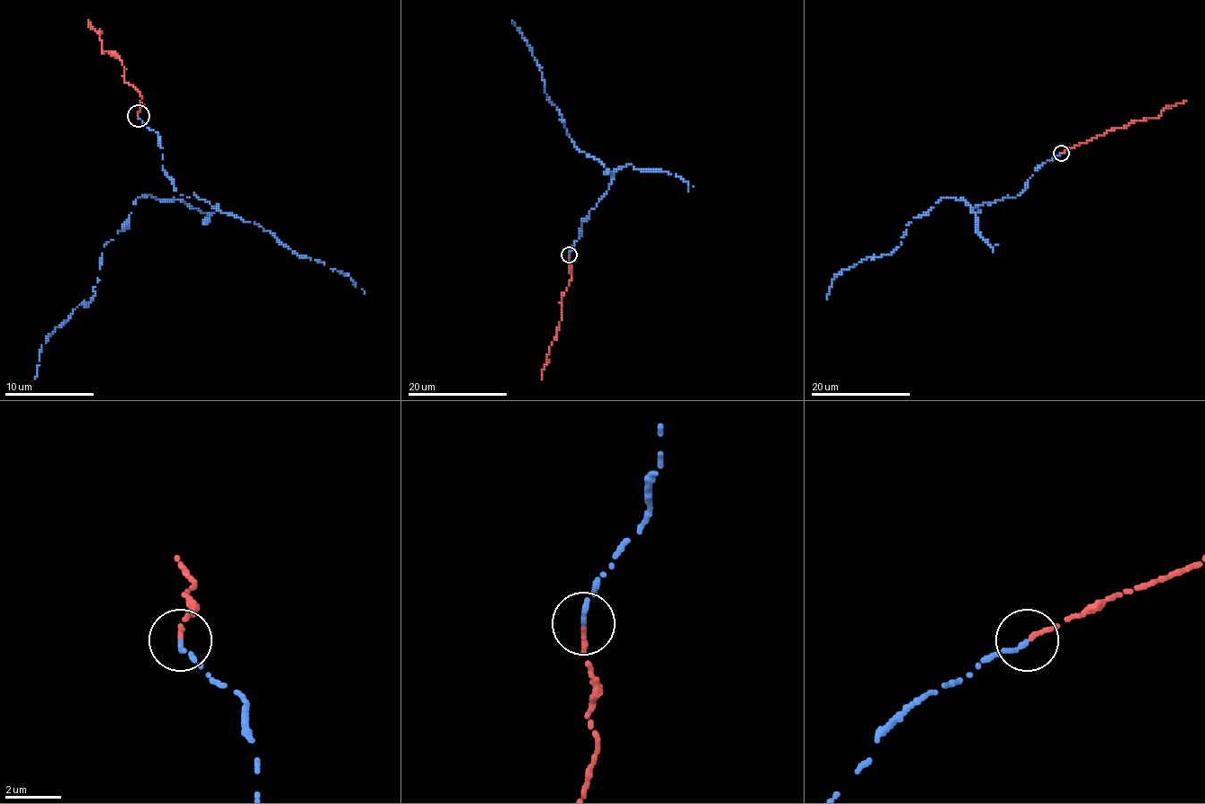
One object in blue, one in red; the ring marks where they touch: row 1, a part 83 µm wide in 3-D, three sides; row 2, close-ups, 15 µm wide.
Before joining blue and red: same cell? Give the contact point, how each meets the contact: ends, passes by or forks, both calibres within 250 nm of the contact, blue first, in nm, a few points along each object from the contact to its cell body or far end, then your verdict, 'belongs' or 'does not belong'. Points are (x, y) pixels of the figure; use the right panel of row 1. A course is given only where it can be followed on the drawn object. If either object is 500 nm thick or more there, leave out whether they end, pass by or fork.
at (1061, 153); blue ends there; red ends there; 180 nm thick on the blue side, 160 nm on the other; blue runs (1061, 154), (1040, 165), (1014, 197), (972, 207), (942, 198), (906, 225), (893, 251), (840, 272), (826, 299); red runs (1061, 154), (1137, 120), (1156, 119), (1164, 109), (1185, 100); belongs

